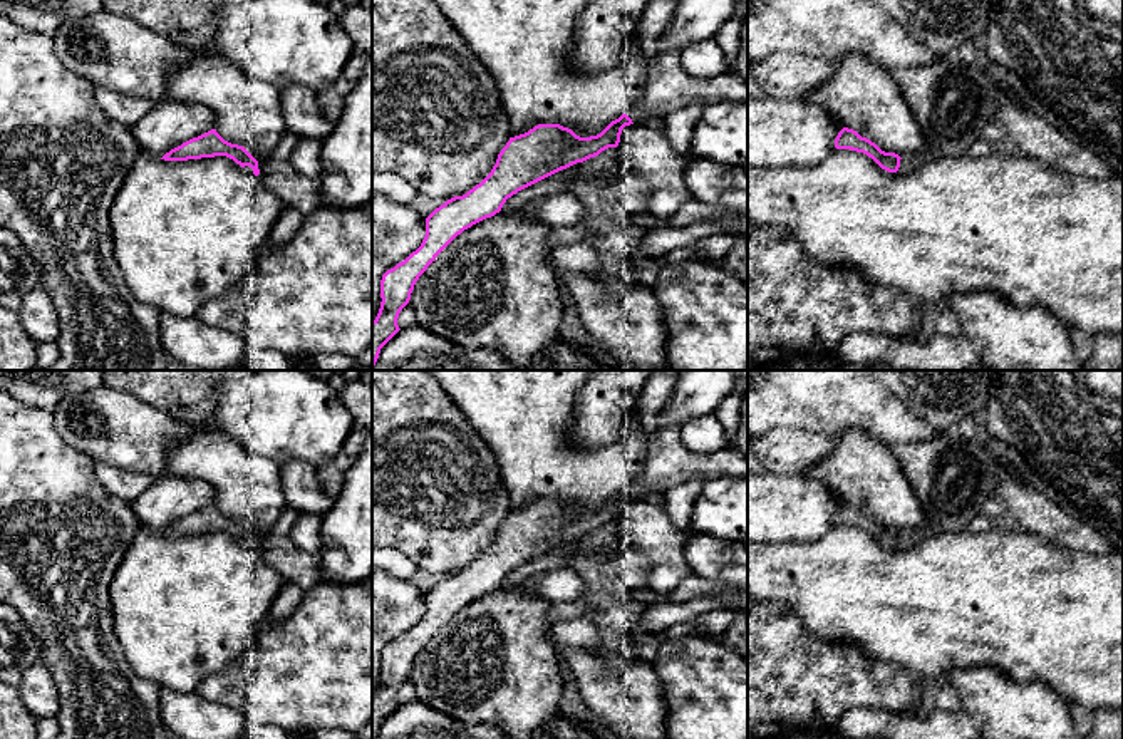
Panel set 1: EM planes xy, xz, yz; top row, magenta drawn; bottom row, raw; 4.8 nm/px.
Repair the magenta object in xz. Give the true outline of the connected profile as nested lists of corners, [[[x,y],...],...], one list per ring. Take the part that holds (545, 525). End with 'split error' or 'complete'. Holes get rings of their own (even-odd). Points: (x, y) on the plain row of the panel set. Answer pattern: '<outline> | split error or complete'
[[[664,429],[647,434],[642,476],[600,509],[580,513],[560,499],[538,499],[525,509],[510,513],[491,548],[466,570],[436,583],[426,593],[421,622],[382,650],[382,677],[372,697],[372,739],[377,737],[380,724],[401,705],[397,694],[409,679],[416,657],[458,610],[499,588],[506,575],[518,566],[608,523],[617,523],[625,501],[642,499],[649,493],[667,493],[699,474],[707,479],[748,478],[748,454],[732,447],[697,454],[682,444],[677,431]]] | split error

